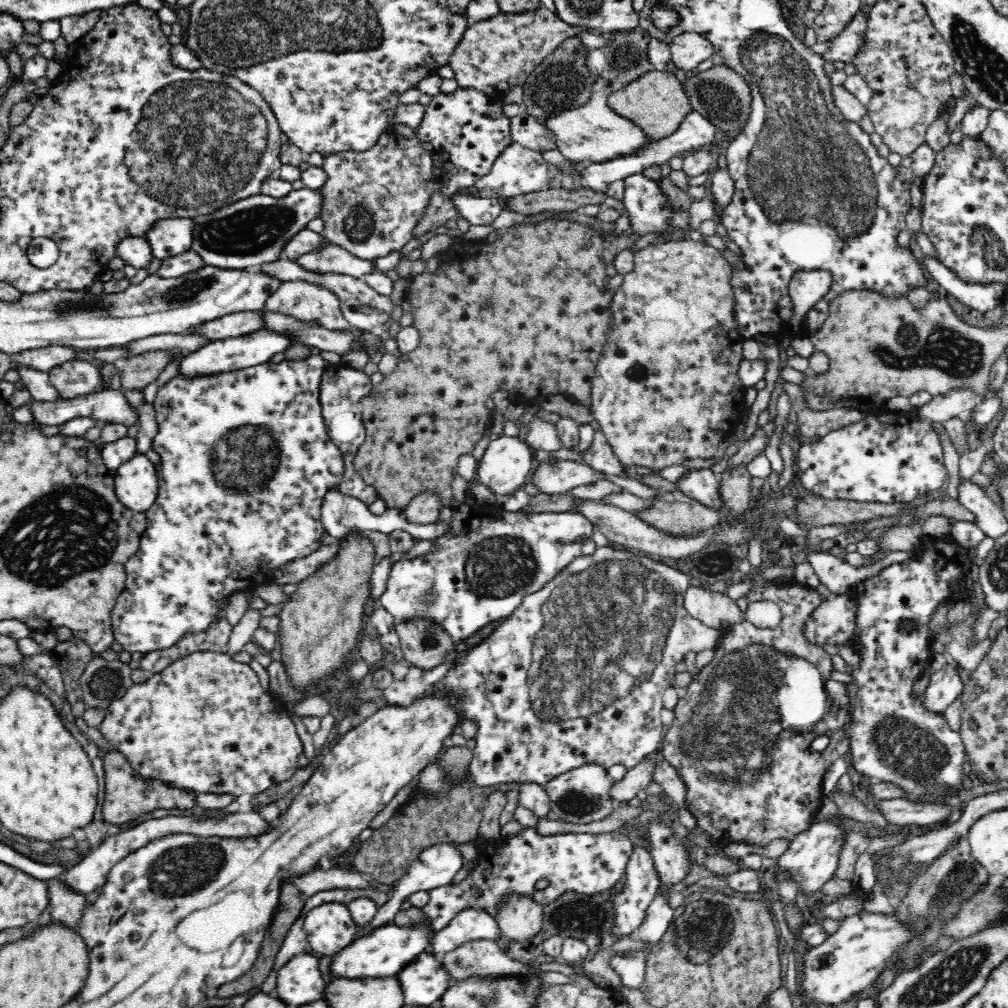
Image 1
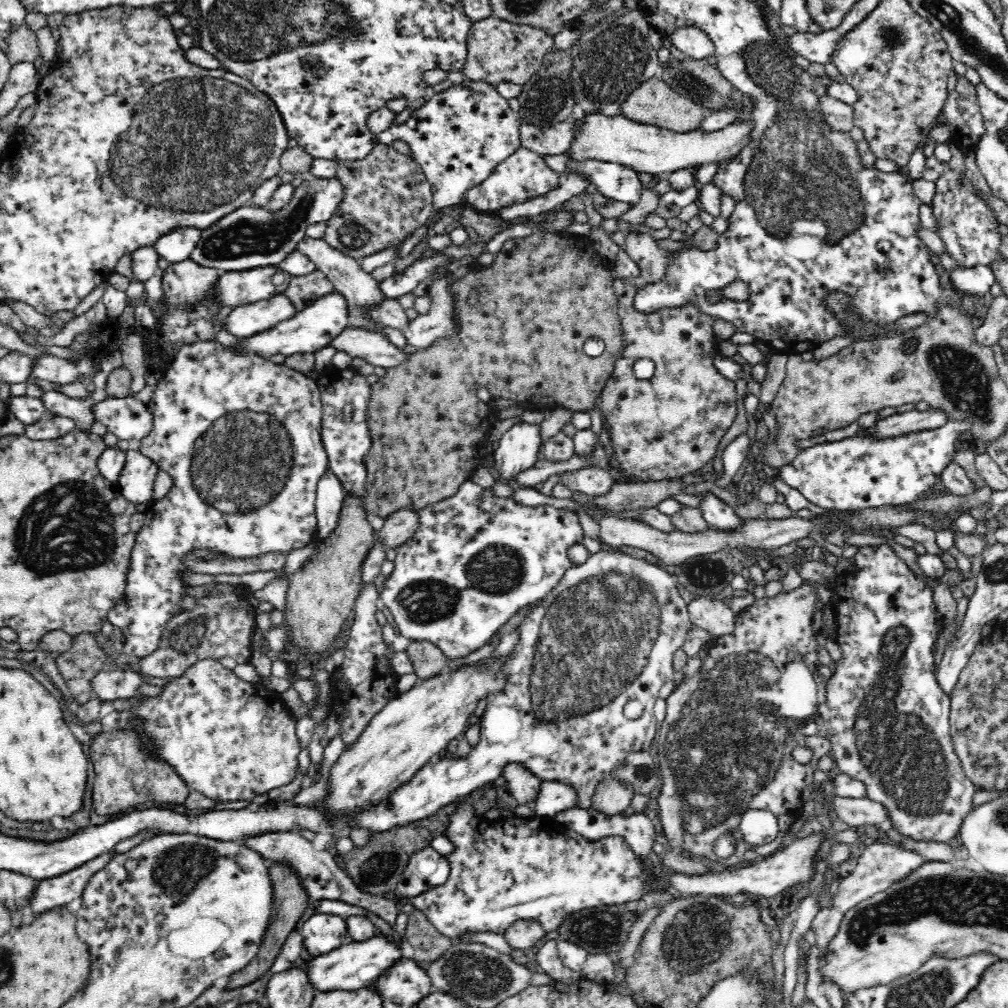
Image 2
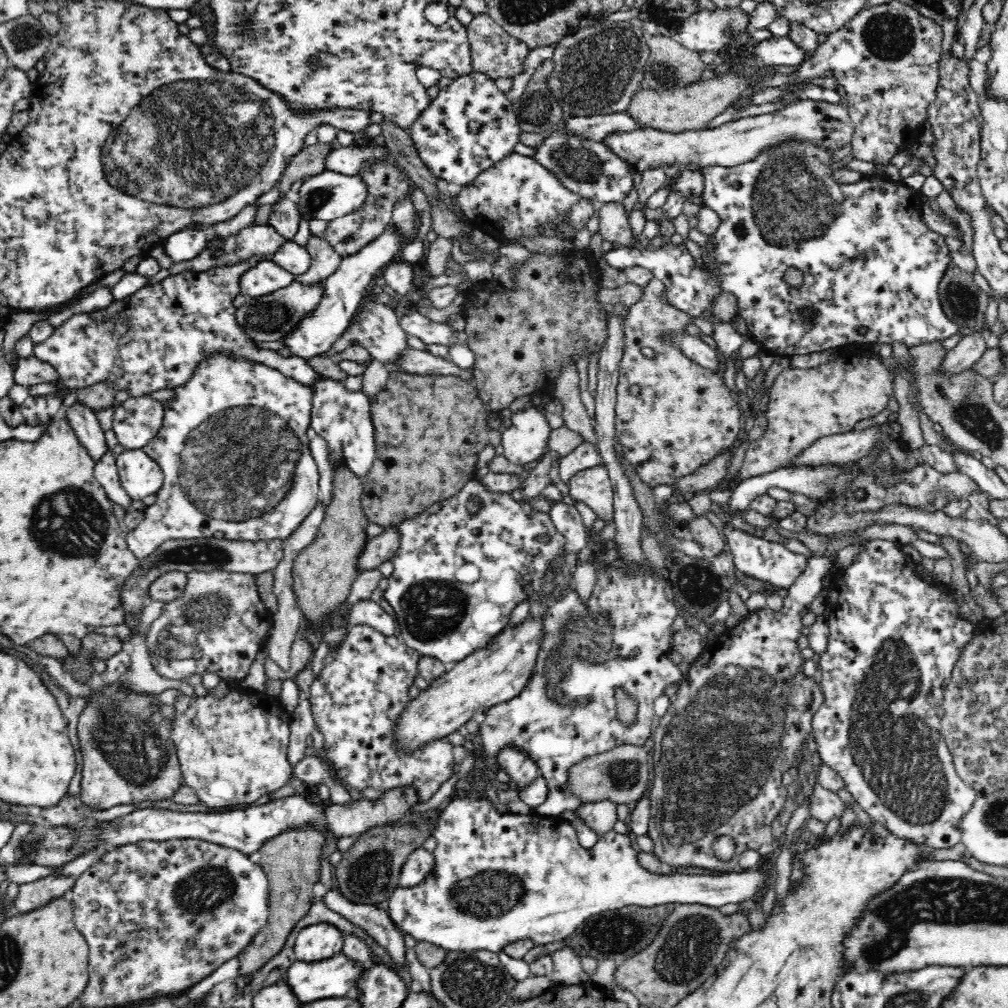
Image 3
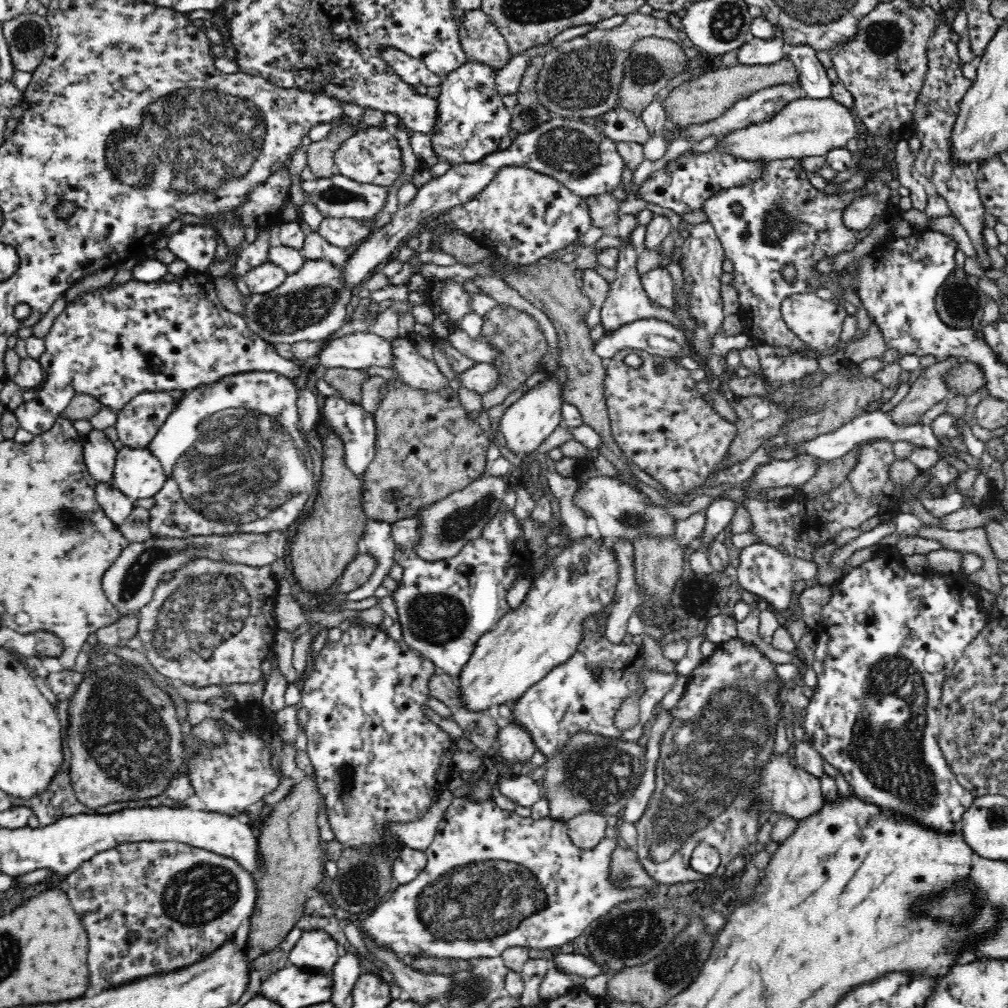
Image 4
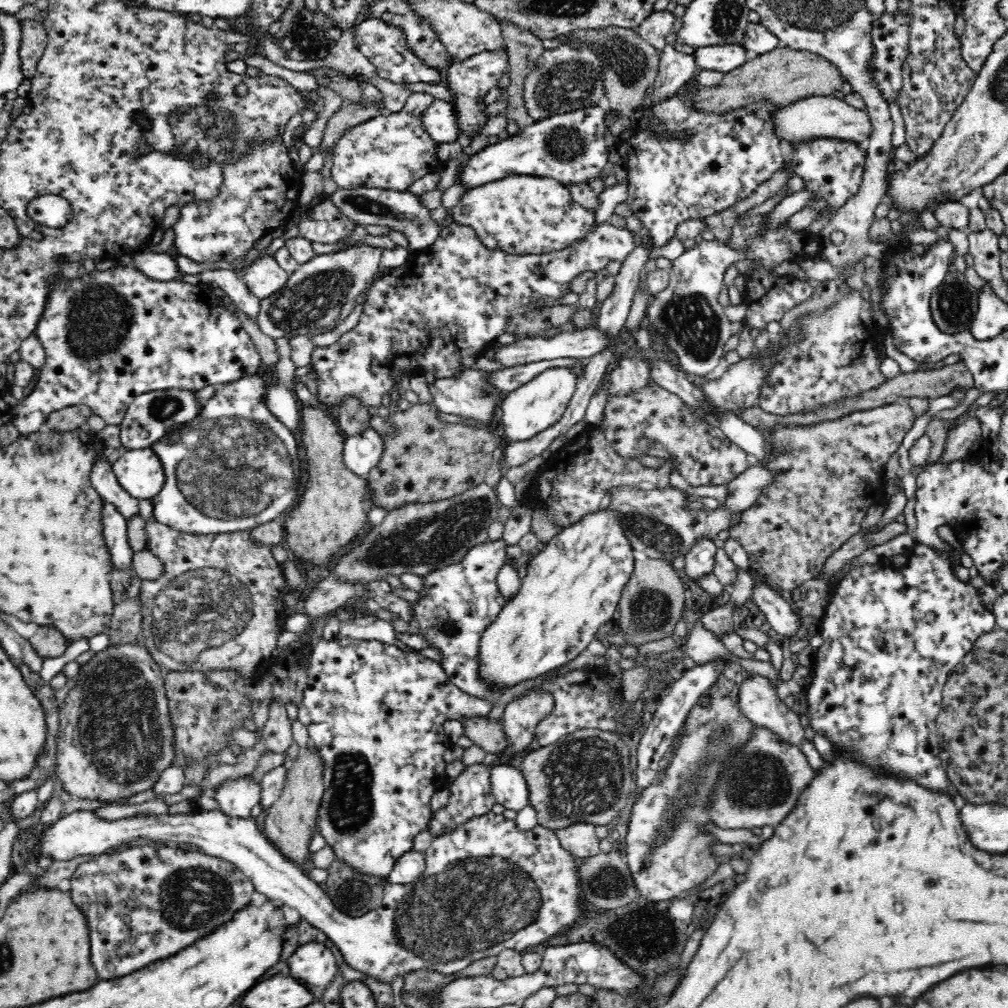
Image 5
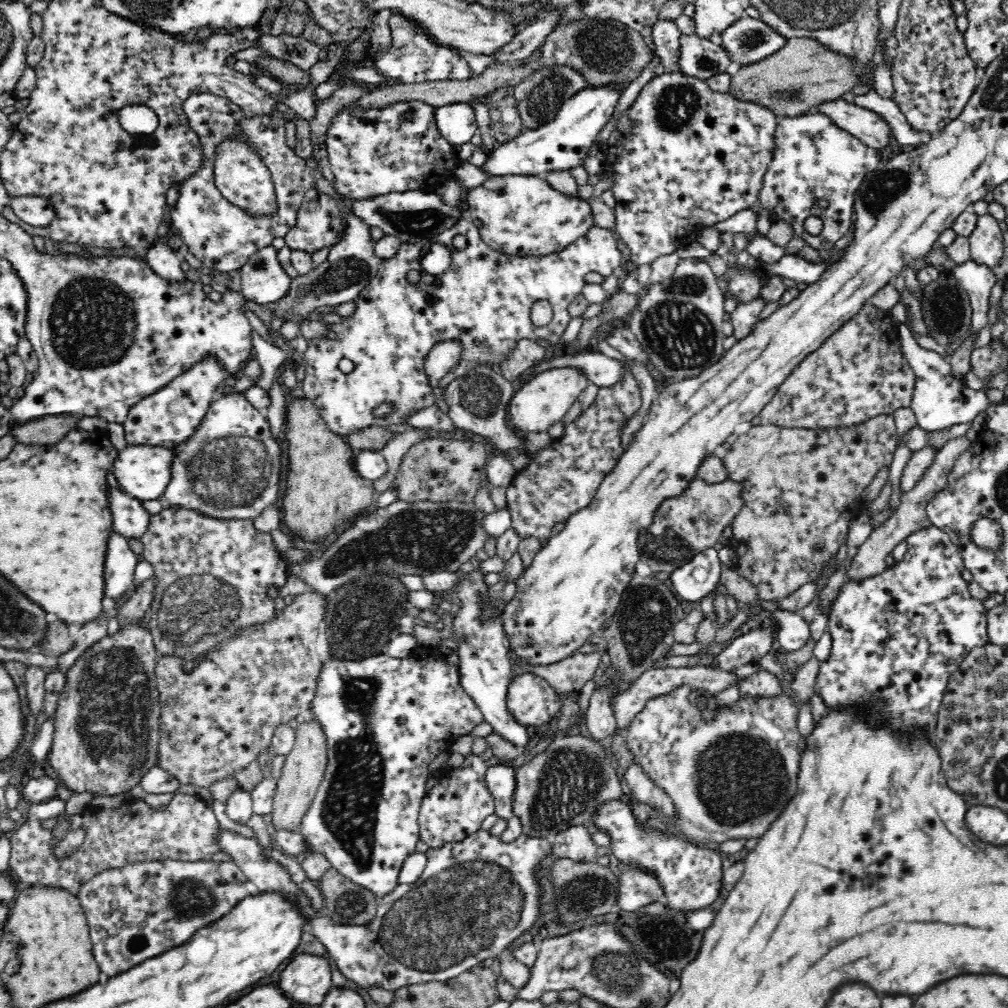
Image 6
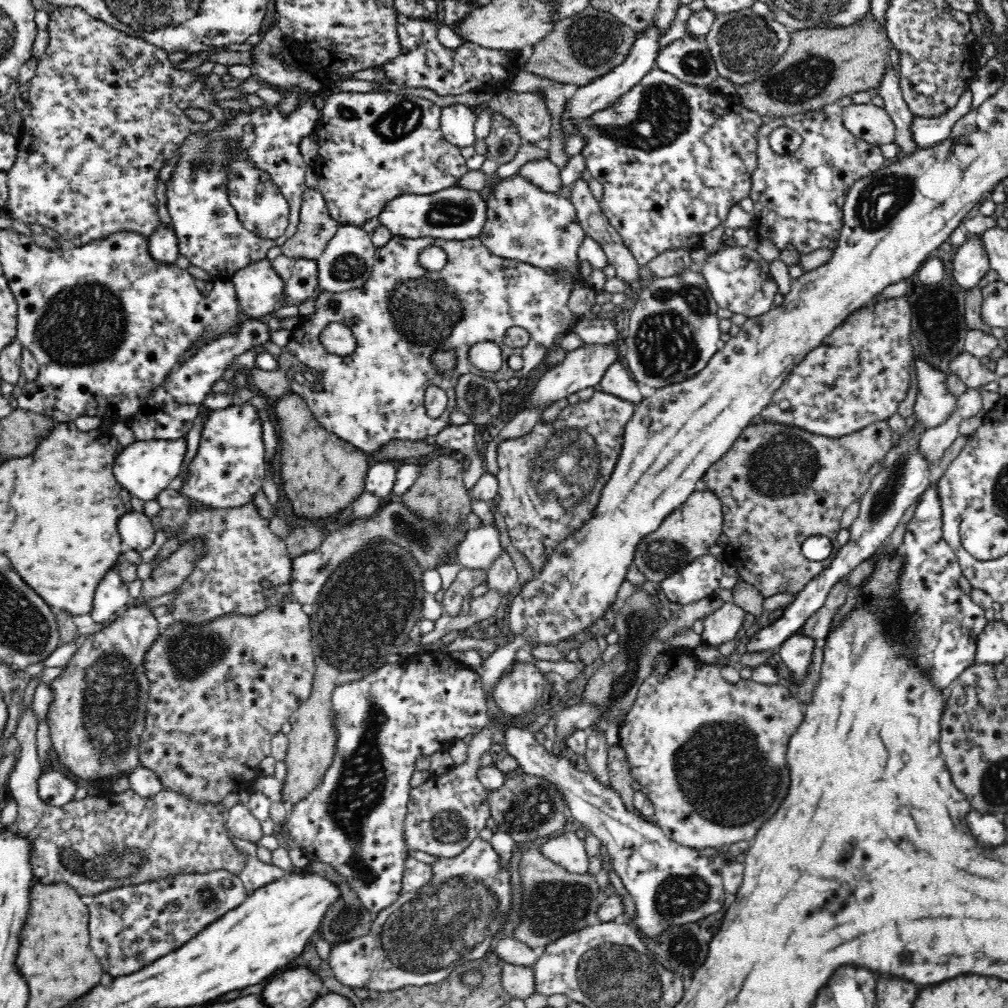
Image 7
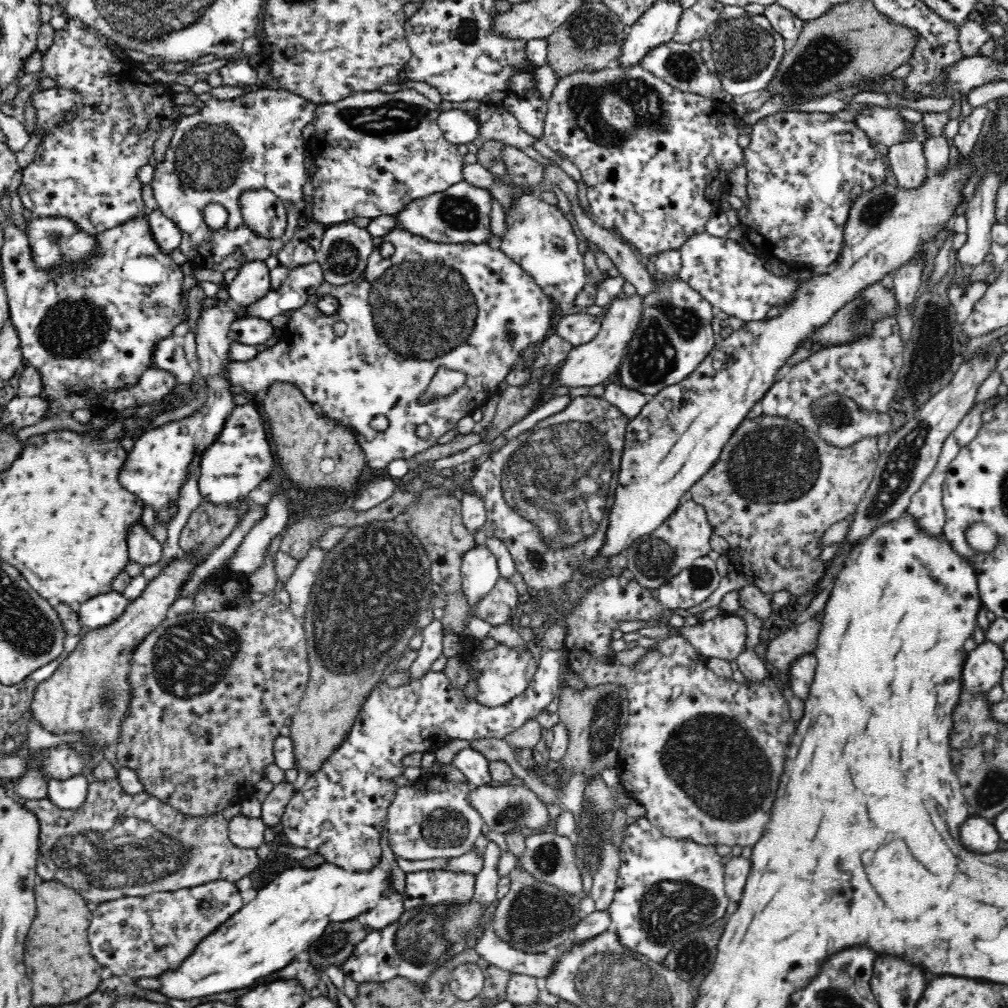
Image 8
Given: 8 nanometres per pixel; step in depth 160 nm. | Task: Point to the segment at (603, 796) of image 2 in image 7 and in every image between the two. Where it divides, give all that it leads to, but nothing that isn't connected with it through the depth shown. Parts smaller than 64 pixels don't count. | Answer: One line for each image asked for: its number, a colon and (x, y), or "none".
3: (601, 815)
4: (586, 830)
5: (580, 840)
6: (575, 843)
7: (568, 851)

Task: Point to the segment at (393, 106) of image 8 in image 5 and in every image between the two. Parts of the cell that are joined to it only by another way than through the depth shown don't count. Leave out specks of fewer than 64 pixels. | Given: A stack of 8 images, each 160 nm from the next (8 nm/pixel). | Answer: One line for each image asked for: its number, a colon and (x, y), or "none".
5: (391, 151)
6: (377, 151)
7: (375, 146)

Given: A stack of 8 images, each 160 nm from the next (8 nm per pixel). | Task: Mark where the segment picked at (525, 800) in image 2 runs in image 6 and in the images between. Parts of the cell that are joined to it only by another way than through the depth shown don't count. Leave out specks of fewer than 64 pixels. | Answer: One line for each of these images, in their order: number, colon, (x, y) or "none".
3: (522, 771)
4: (516, 745)
5: (520, 716)
6: (530, 699)

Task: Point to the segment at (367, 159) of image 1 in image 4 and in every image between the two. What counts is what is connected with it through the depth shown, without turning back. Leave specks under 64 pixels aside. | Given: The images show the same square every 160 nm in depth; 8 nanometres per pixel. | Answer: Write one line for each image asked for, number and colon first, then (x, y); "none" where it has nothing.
2: (386, 196)
3: (386, 183)
4: (342, 232)

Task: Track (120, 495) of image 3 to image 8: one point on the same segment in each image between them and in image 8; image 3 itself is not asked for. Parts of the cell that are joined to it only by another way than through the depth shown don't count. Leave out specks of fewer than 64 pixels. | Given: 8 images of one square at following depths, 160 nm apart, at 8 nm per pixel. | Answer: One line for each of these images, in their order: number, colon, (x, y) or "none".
4: (117, 507)
5: (115, 526)
6: (120, 562)
7: (112, 595)
8: (103, 610)

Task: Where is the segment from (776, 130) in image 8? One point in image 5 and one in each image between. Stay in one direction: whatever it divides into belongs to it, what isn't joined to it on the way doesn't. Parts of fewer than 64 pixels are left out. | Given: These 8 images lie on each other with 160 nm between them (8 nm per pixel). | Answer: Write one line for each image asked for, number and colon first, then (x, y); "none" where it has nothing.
5: (832, 170)
6: (814, 160)
7: (798, 199)

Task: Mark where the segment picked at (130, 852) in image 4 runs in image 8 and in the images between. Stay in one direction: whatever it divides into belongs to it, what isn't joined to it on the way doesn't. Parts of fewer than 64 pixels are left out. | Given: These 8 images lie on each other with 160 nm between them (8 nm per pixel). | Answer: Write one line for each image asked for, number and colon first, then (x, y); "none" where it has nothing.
5: (144, 904)
6: (140, 911)
7: (131, 926)
8: (142, 938)

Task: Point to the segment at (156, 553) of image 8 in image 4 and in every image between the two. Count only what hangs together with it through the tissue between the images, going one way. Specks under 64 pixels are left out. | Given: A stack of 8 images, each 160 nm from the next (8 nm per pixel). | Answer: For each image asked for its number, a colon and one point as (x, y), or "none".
4: (99, 453)
5: (102, 476)
6: (131, 520)
7: (137, 530)

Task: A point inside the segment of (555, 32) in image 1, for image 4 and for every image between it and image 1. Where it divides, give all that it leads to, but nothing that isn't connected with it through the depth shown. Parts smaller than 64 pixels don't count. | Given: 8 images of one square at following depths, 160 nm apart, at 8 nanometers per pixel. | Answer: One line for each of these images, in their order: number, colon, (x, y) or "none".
2: (498, 51)
3: (495, 53)
4: (480, 38)

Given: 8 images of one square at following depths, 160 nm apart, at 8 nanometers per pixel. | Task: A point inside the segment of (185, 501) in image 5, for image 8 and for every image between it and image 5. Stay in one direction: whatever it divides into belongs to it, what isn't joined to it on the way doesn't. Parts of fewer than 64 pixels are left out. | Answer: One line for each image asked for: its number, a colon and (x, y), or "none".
6: (229, 468)
7: (230, 467)
8: (240, 459)

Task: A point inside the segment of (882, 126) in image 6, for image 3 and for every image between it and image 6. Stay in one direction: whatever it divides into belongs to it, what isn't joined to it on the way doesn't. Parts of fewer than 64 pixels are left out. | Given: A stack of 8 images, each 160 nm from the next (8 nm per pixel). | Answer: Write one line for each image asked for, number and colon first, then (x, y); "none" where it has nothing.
3: (829, 125)
4: (814, 126)
5: (820, 116)

